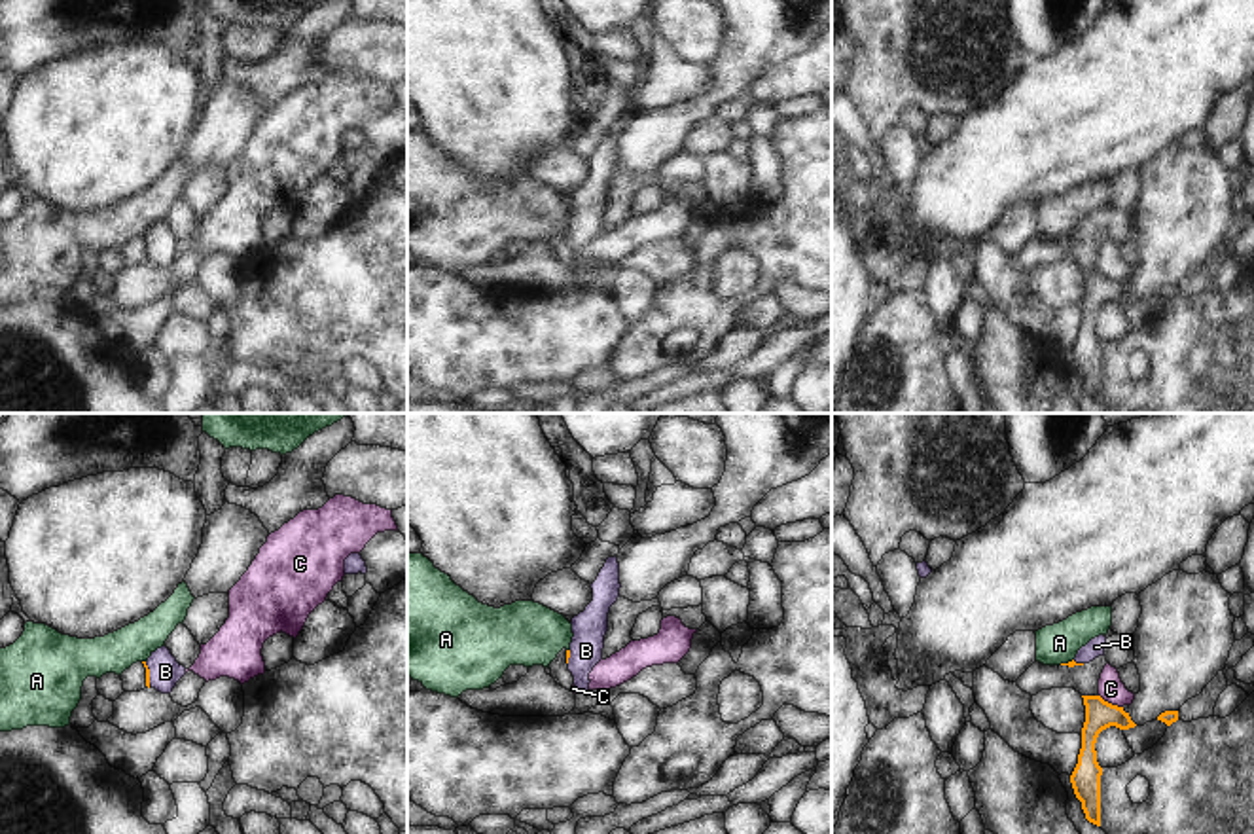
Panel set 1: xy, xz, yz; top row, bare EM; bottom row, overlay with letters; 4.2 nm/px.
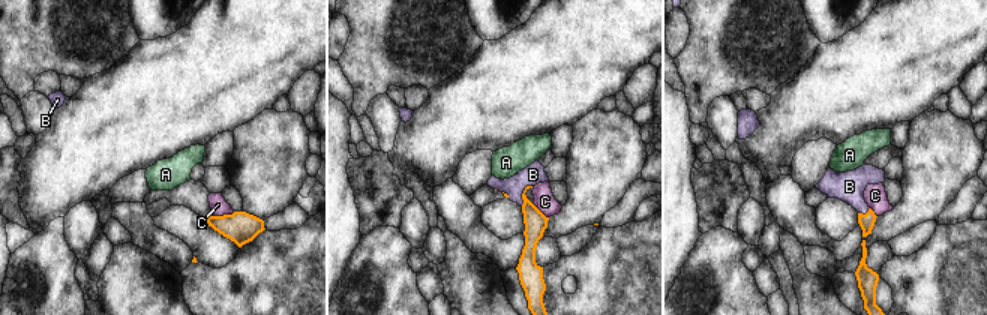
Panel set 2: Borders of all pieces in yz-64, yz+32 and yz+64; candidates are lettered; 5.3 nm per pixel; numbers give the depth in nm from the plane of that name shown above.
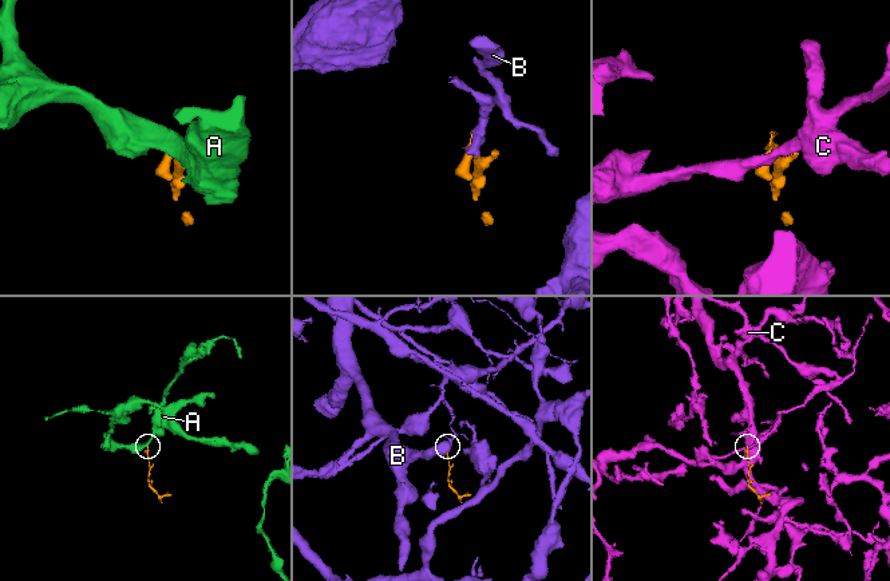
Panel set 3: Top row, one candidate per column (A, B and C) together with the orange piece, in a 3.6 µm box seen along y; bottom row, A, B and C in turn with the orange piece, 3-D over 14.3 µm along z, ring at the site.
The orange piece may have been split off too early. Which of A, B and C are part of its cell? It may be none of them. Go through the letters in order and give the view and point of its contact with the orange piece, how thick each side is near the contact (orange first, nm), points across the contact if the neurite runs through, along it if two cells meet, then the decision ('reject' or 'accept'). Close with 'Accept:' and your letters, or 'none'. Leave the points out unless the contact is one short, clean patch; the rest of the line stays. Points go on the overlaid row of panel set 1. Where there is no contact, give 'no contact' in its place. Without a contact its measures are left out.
A: meets orange in yz at (1065, 664); 30 nm thick on the orange side, 170 nm on the other; border along yz (1073, 658), (1059, 664); reject
B: meets orange in xy at (148, 673); 20 nm thick on the orange side, 140 nm on the other; runs through xy (143, 662), (148, 673), (165, 671); accept
C: meets orange in yz at (1110, 704); 130 nm thick on the orange side, 110 nm on the other; border along yz (1099, 694), (1122, 707); reject
Accept: B

